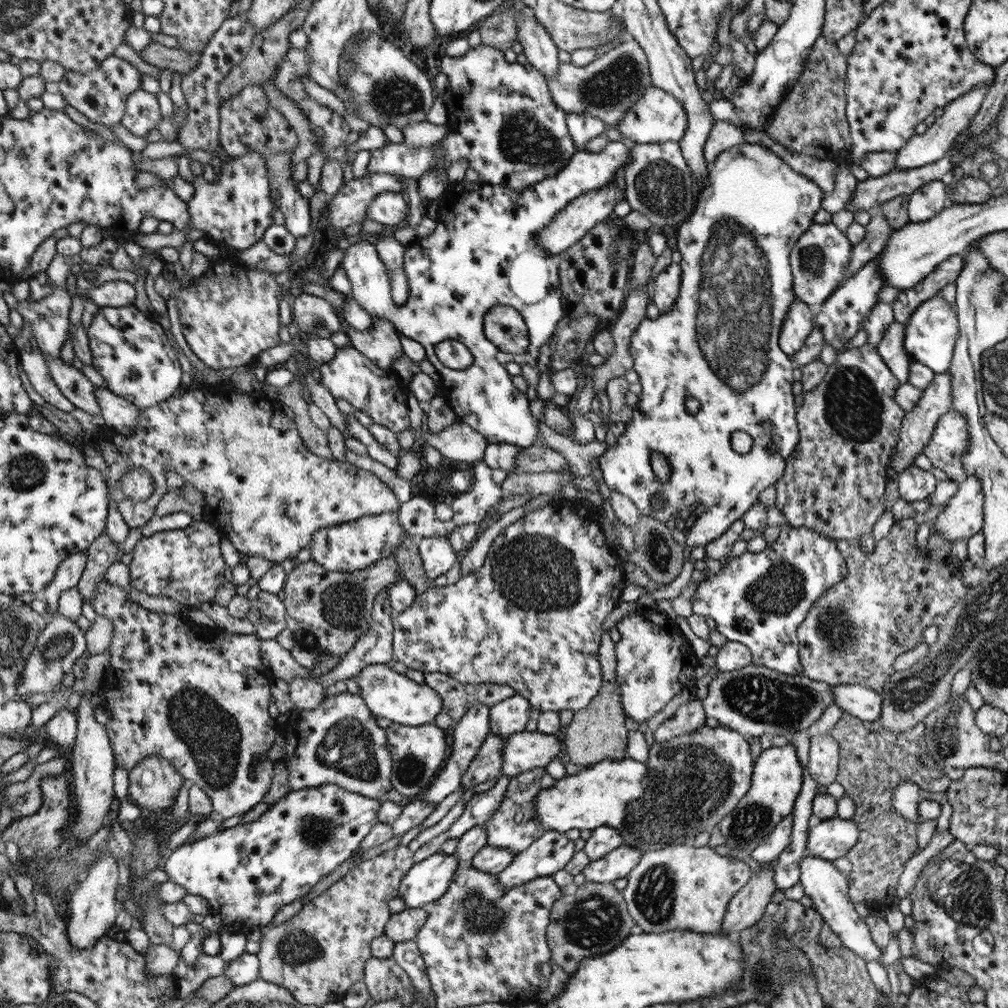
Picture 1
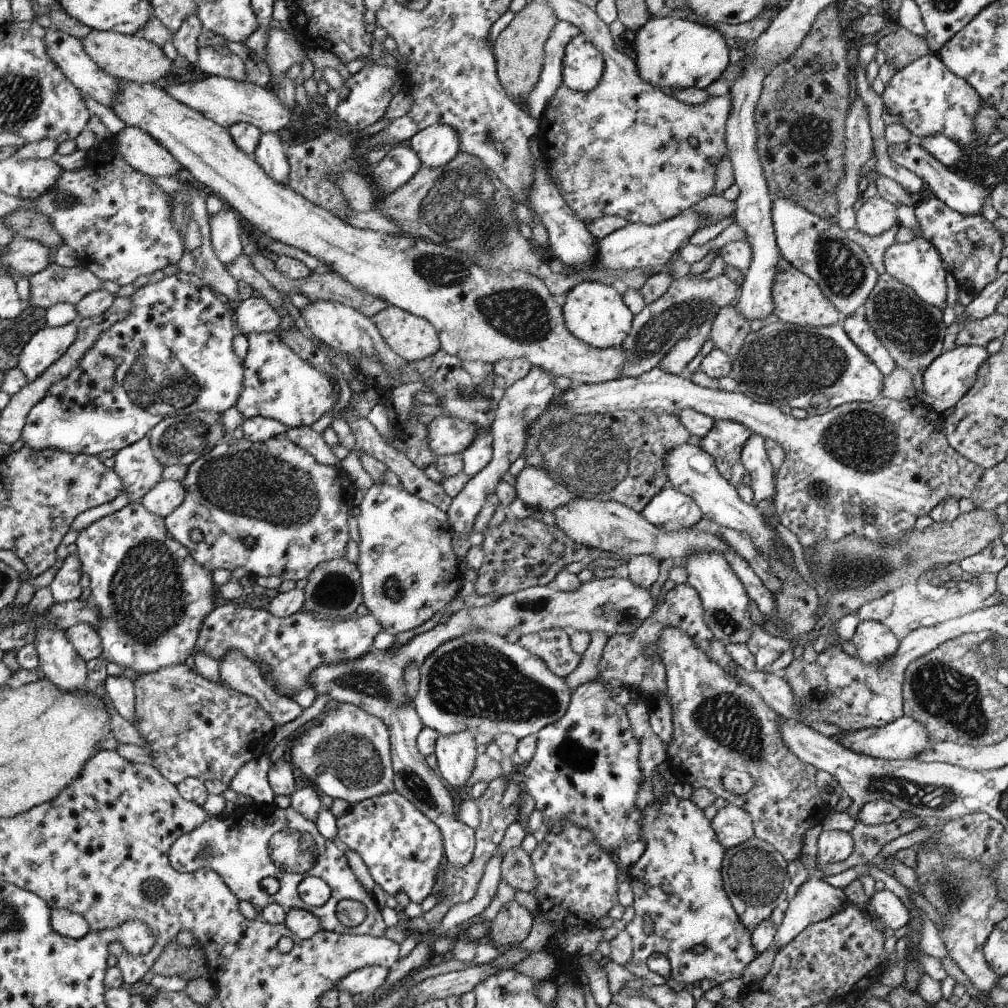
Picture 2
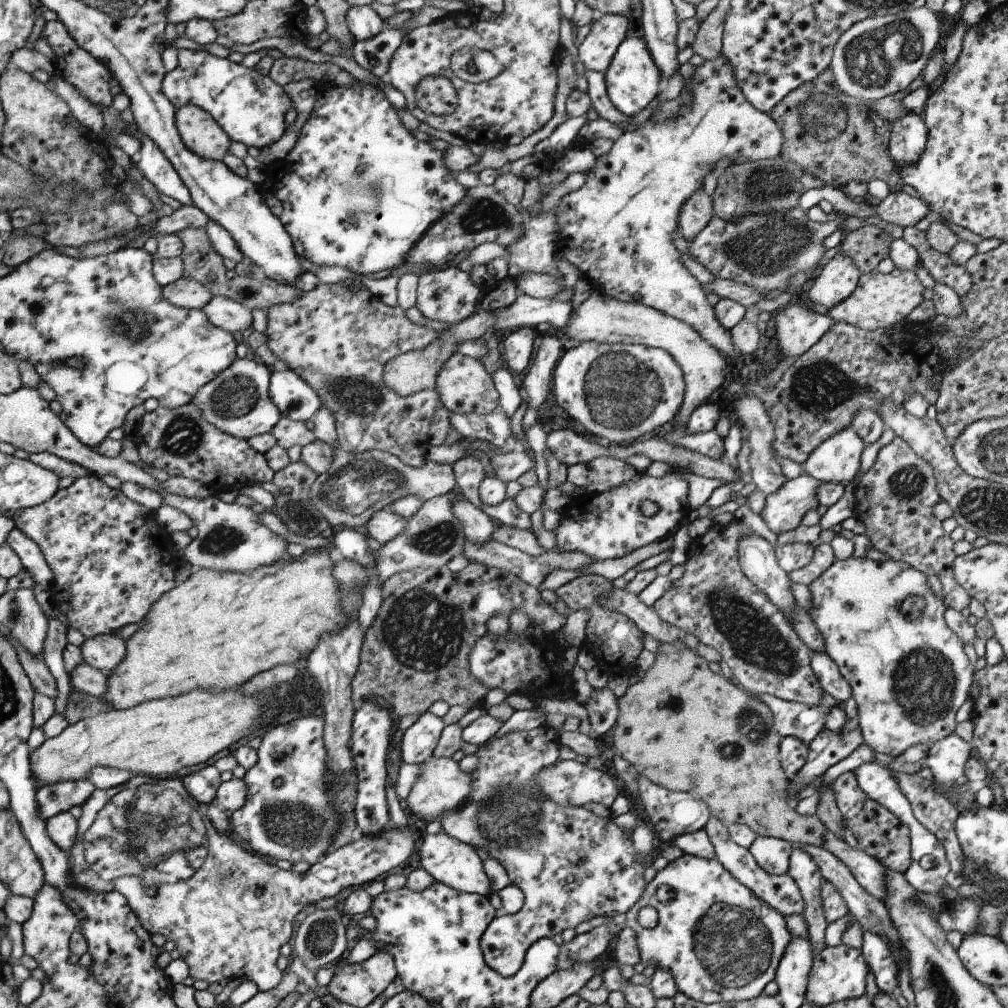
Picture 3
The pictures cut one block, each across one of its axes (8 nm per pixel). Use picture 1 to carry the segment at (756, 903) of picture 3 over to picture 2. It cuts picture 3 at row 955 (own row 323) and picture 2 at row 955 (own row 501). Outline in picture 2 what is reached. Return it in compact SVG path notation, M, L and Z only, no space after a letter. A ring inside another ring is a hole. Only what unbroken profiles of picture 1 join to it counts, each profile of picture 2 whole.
M671 792L664 798L656 798L643 810L638 810L635 817L640 824L640 840L644 841L645 850L639 860L627 868L634 893L635 914L632 922L625 928L631 936L633 948L632 960L626 964L626 970L652 985L666 985L670 979L694 986L721 985L730 979L740 980L744 968L757 957L757 954L752 946L753 932L740 922L740 917L726 894L722 876L725 848L718 842L712 821L708 820L704 816L704 811L690 799L680 799ZM646 916L652 920L654 931L651 935L644 933ZM698 946L702 946L702 952L696 952ZM651 954L663 954L668 958L671 966L668 979L650 971L646 960Z

